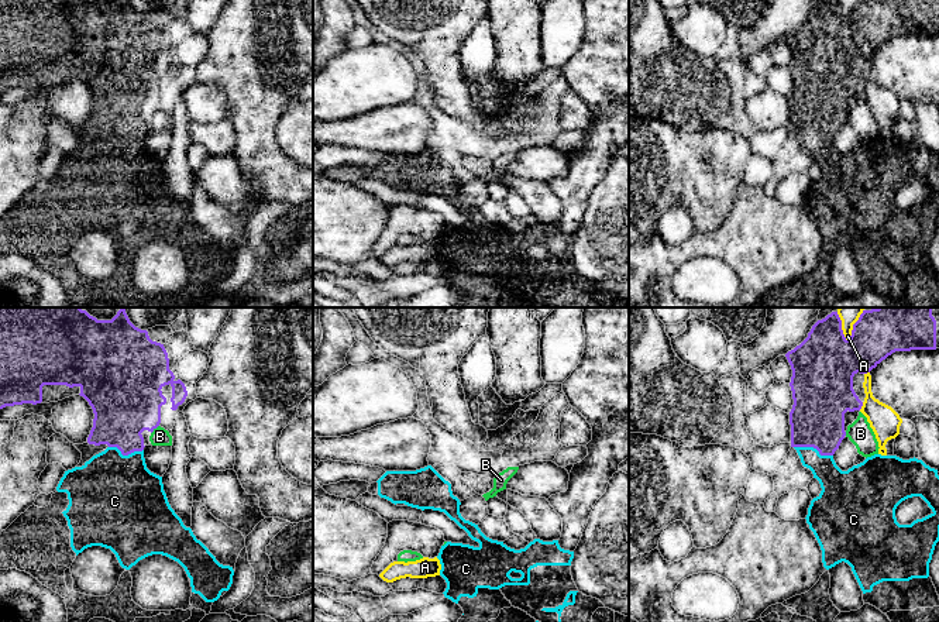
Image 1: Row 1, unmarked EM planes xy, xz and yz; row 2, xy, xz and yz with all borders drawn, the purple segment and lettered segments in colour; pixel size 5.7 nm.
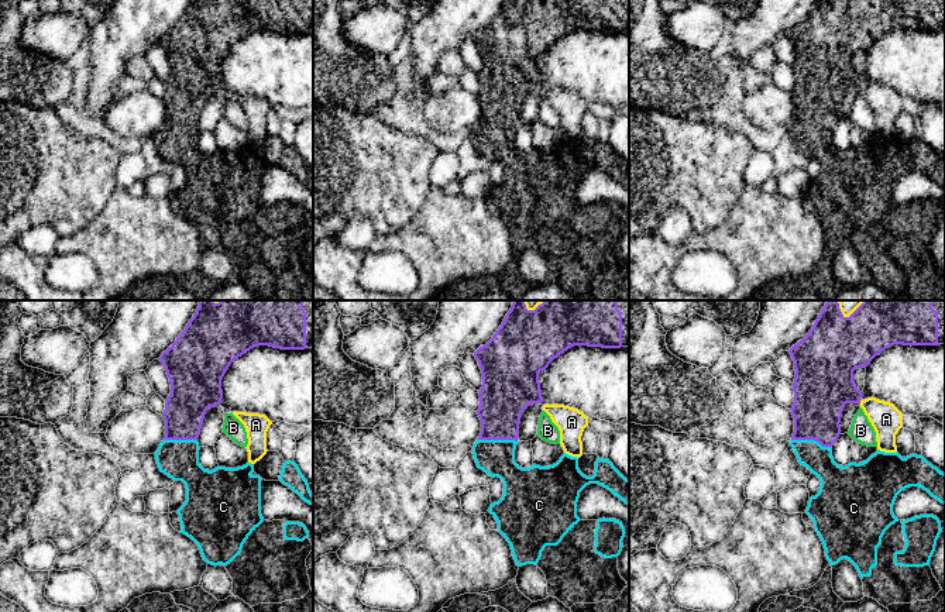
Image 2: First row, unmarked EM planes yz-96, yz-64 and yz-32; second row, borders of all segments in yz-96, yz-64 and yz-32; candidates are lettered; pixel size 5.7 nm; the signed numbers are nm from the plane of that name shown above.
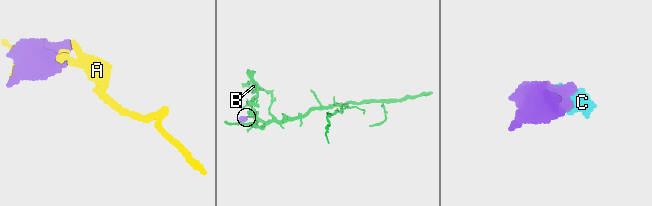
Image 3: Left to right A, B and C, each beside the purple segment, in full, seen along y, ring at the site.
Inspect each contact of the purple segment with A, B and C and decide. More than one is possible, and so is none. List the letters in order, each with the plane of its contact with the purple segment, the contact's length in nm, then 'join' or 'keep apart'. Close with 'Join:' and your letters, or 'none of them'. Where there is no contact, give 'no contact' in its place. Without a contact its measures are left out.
A: contact in yz; length 170 nm; keep apart
B: contact in xy; length 70 nm; keep apart
C: contact in yz; length 240 nm; join
Join: C

